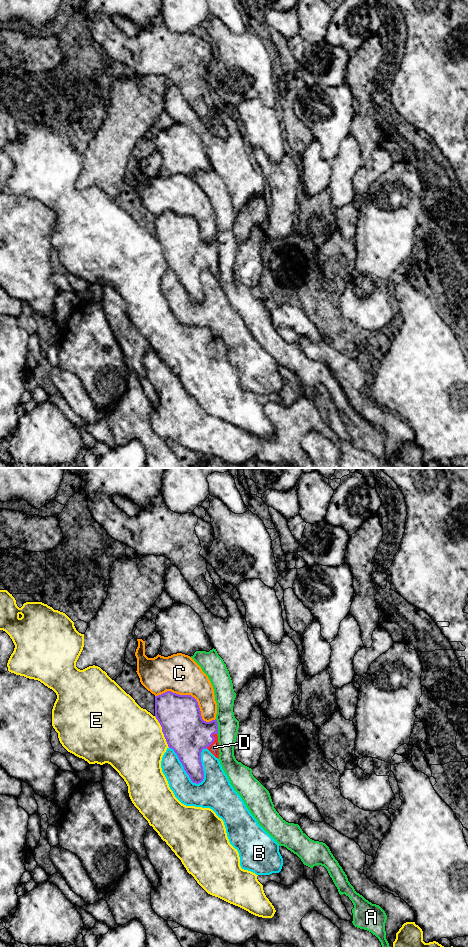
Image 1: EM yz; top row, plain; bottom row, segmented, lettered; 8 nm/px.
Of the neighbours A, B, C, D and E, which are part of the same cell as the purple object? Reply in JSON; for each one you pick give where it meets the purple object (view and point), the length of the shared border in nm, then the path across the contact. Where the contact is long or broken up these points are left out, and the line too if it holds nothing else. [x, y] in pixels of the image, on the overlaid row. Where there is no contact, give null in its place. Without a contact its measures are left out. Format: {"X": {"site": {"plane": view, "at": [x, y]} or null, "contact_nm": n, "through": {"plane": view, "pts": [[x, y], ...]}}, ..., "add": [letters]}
{"D": {"site": {"plane": "yz", "at": [214, 739]}, "contact_nm": 150, "through": {"plane": "yz", "pts": [[185, 731], [214, 739], [214, 747]]}}, "add": ["D"]}

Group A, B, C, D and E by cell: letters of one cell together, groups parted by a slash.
A / B / C / D / E

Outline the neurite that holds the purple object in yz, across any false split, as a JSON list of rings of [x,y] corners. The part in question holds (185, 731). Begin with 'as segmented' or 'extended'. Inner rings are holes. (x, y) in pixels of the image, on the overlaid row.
extended; [[[171,691],[155,696],[155,717],[168,747],[177,754],[191,781],[201,783],[204,779],[202,750],[207,748],[219,759],[217,720],[204,721],[194,697]]]

